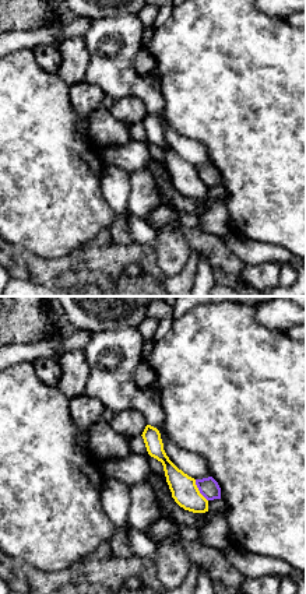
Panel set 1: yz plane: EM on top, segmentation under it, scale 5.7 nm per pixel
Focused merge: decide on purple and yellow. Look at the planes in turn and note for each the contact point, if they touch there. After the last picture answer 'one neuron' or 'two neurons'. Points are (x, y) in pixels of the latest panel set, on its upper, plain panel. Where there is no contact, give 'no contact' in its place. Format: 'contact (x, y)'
contact (199, 176)

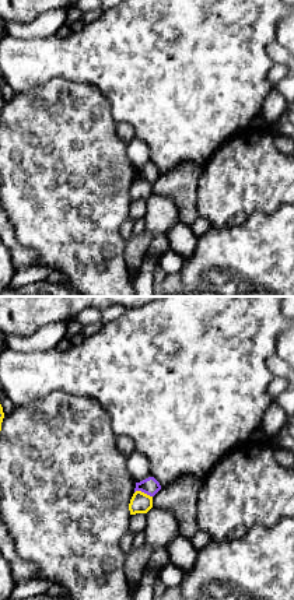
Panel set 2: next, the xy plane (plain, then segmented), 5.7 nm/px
contact (143, 178)

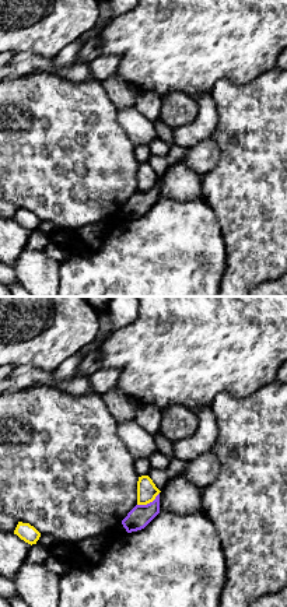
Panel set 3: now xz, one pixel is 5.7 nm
contact (150, 189)

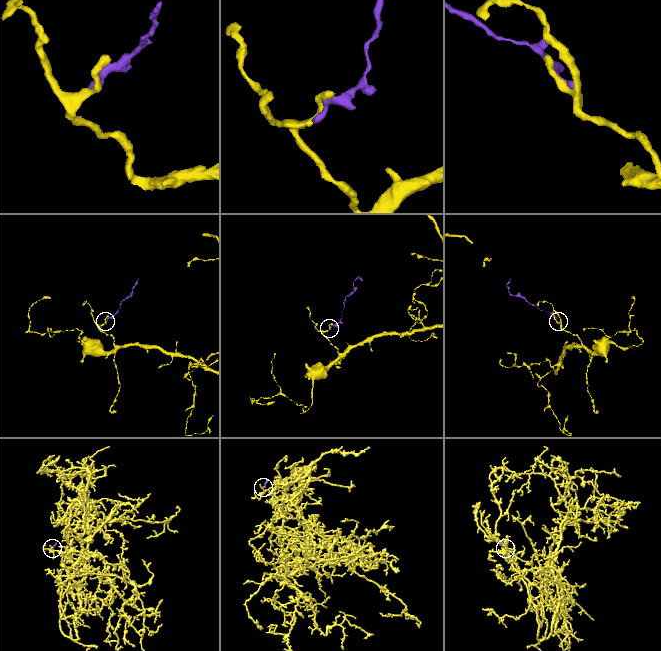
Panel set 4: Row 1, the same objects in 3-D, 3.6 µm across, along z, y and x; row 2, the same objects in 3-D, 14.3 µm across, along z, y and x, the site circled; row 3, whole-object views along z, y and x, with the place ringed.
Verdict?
two neurons

